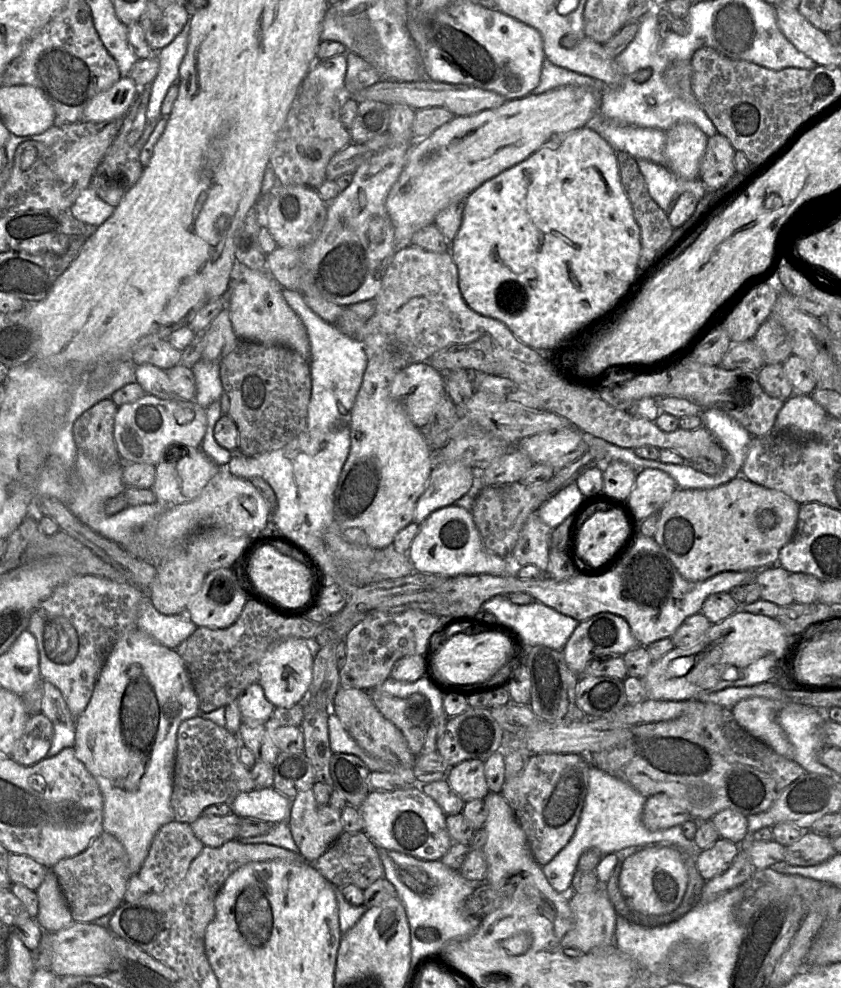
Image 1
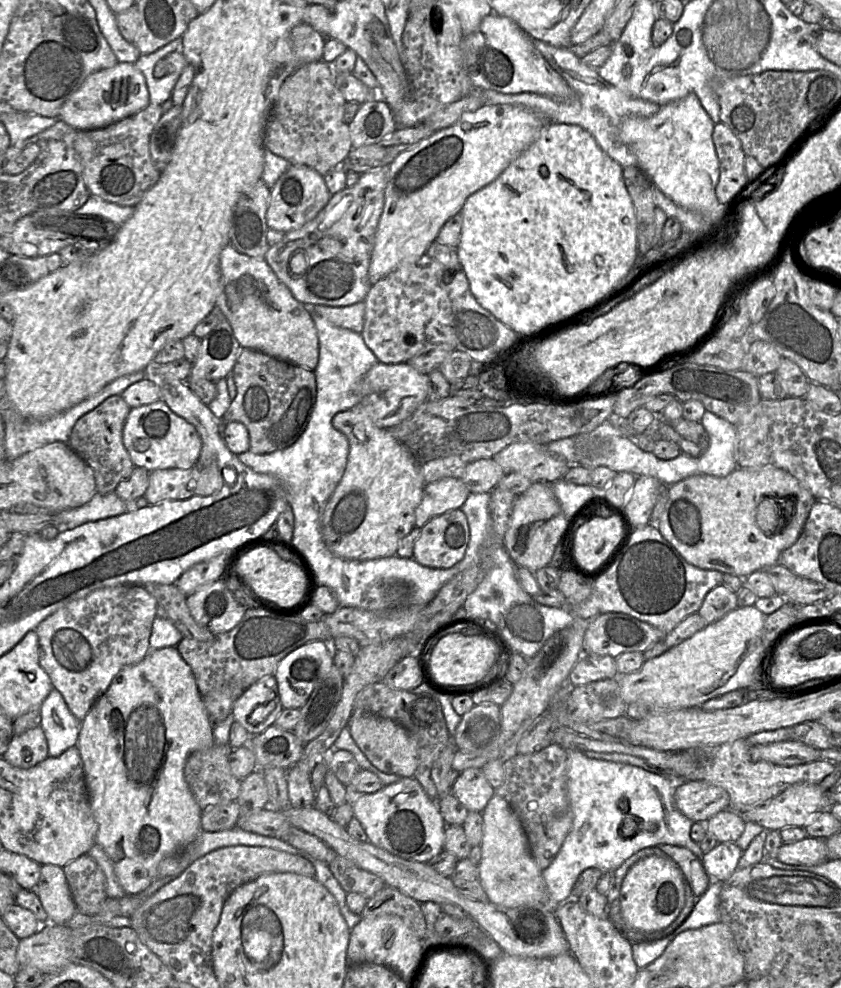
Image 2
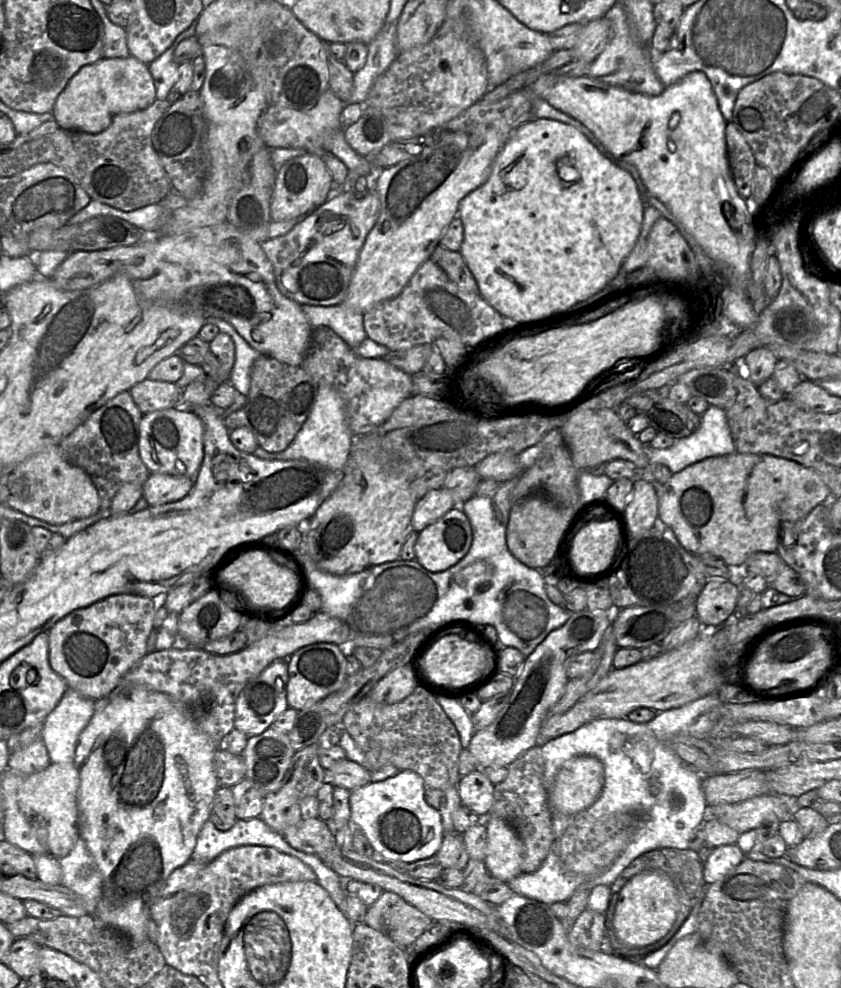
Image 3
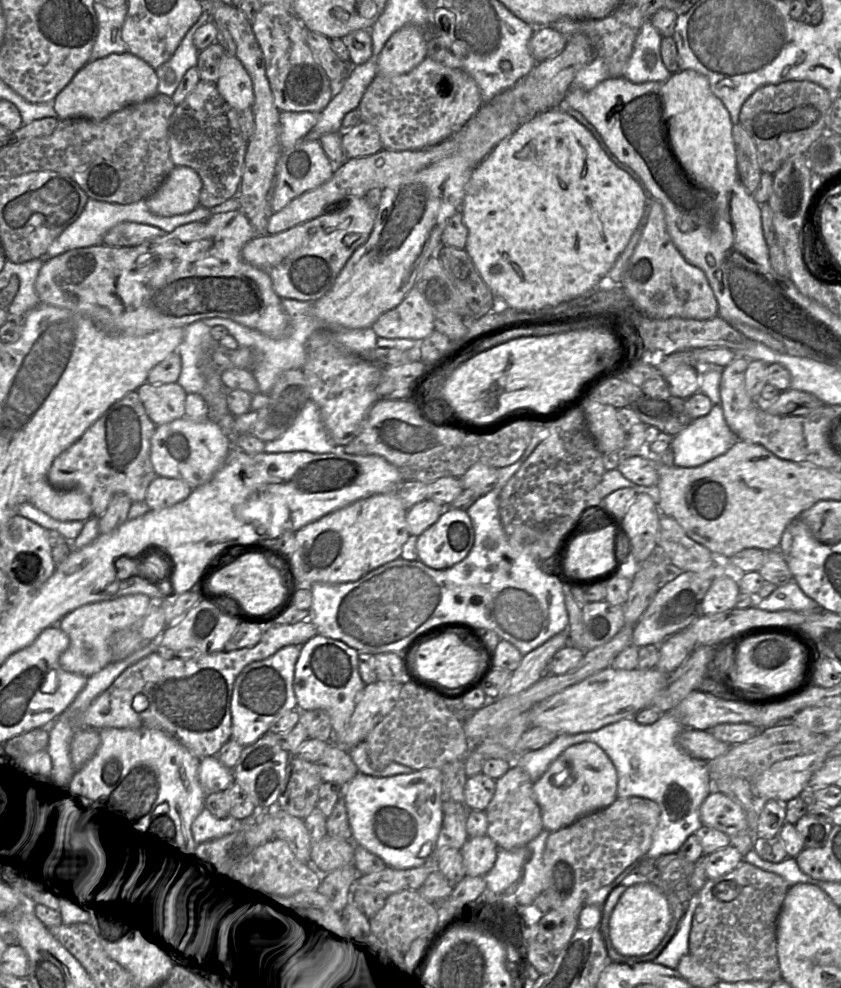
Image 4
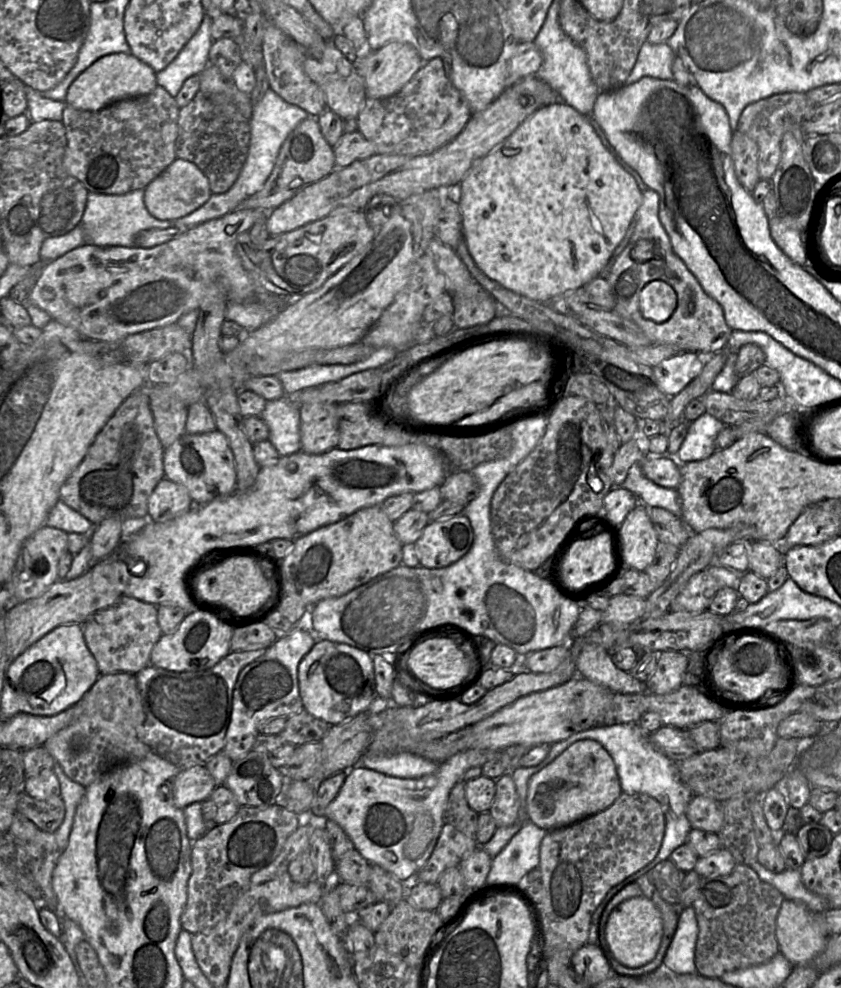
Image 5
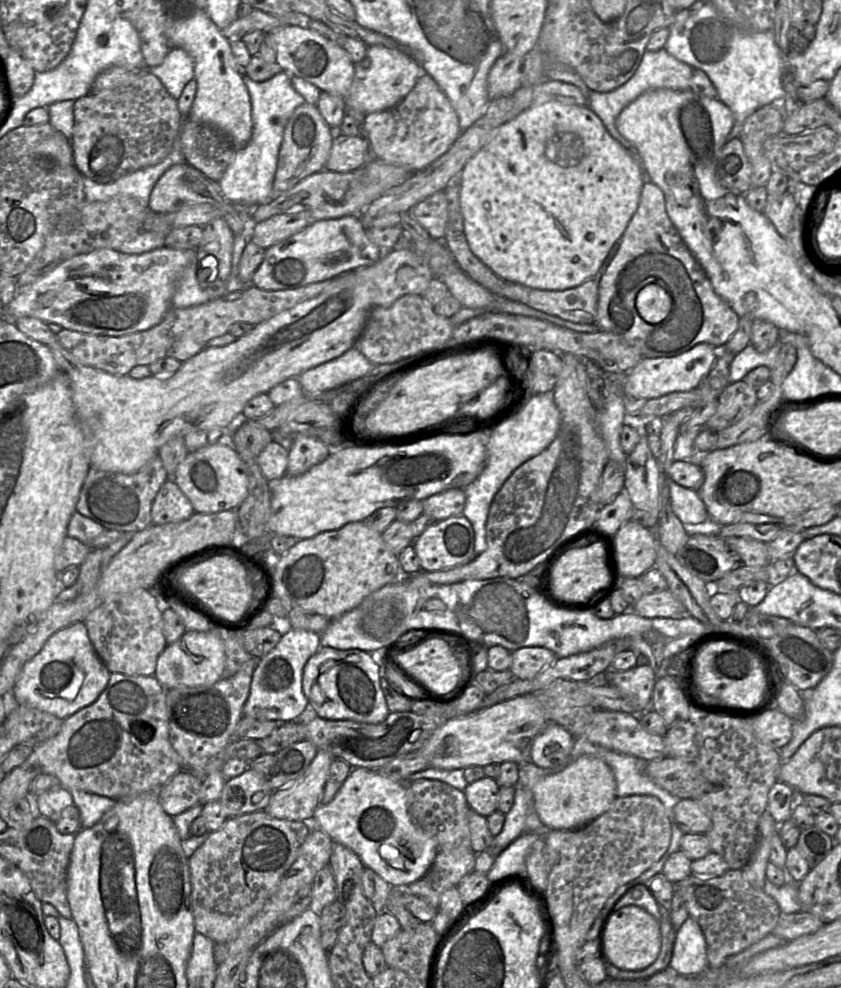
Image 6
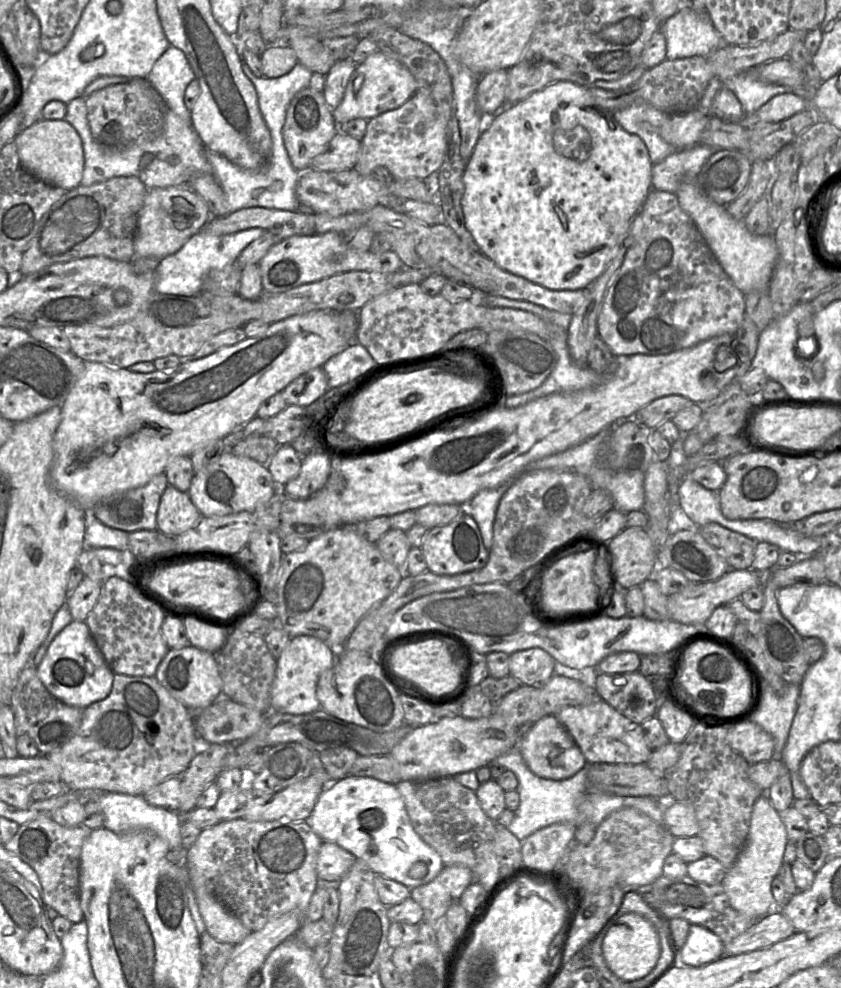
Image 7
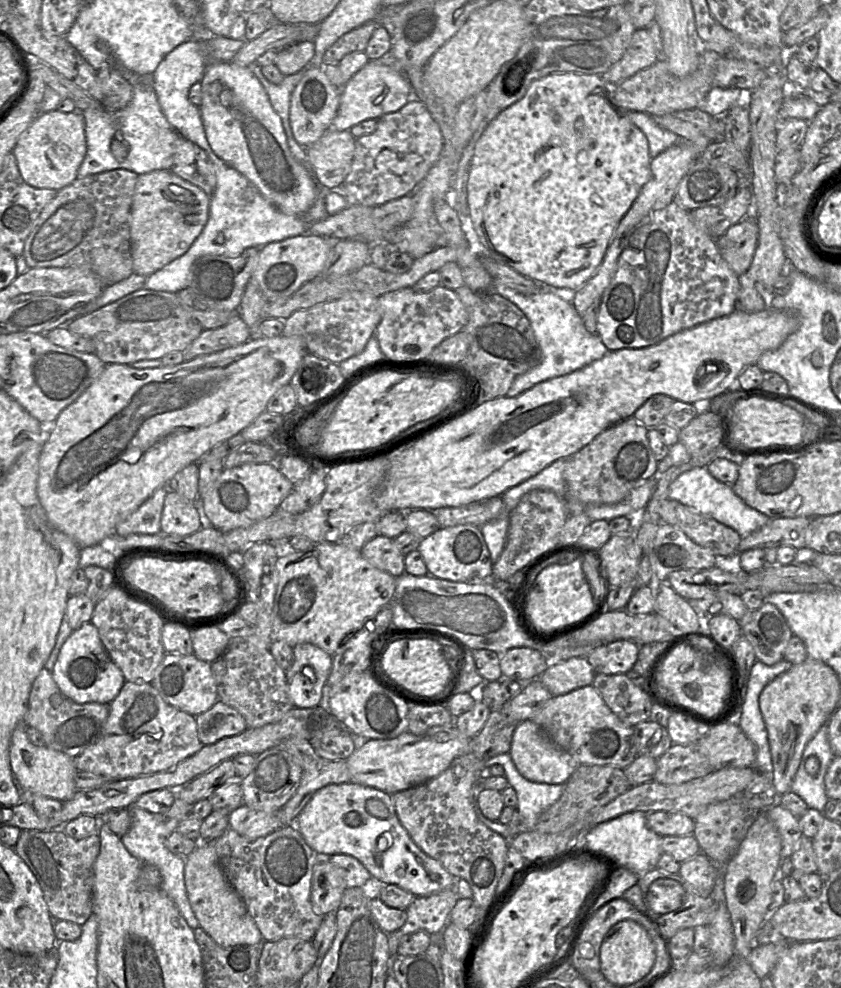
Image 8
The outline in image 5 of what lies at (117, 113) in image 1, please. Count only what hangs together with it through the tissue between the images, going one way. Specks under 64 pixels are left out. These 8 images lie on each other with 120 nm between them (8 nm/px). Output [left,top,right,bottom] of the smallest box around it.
[65,53,157,111]

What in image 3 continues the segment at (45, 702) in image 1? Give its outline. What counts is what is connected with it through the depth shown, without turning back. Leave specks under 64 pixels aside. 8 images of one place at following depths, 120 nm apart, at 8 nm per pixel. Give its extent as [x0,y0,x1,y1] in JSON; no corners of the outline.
[42,689,99,763]

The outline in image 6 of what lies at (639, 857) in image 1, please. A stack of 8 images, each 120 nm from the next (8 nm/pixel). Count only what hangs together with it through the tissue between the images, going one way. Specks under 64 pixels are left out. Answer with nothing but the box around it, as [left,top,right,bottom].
[601,905,661,971]

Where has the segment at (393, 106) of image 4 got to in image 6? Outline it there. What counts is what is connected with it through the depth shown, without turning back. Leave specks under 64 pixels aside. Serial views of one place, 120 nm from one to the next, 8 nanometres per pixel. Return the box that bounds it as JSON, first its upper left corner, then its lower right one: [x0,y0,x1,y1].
[361,73,461,173]

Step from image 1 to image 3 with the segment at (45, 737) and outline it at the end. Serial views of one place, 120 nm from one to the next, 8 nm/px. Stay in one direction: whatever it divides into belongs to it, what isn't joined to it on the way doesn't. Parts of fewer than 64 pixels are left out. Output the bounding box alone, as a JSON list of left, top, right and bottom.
[8,740,51,774]

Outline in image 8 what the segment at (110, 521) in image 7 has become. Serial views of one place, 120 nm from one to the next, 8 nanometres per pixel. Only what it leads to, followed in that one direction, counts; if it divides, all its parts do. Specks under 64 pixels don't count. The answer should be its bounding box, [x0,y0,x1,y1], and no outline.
[115,484,170,536]

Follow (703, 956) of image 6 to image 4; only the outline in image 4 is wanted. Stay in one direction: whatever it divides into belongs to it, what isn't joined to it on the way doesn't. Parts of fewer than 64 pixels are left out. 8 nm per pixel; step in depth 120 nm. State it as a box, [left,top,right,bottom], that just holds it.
[652,893,699,969]

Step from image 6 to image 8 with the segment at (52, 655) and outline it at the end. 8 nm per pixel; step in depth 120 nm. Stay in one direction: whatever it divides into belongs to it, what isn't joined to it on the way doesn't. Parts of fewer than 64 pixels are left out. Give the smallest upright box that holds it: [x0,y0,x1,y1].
[51,622,125,704]

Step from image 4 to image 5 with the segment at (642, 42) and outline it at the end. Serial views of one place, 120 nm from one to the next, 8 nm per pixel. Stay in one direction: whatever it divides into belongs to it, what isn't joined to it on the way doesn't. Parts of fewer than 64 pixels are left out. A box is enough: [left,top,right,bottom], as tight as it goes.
[624,40,675,85]

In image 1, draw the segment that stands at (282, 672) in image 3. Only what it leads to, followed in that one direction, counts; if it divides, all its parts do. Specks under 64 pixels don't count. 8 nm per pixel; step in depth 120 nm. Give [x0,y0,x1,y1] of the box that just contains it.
[237,682,275,724]

